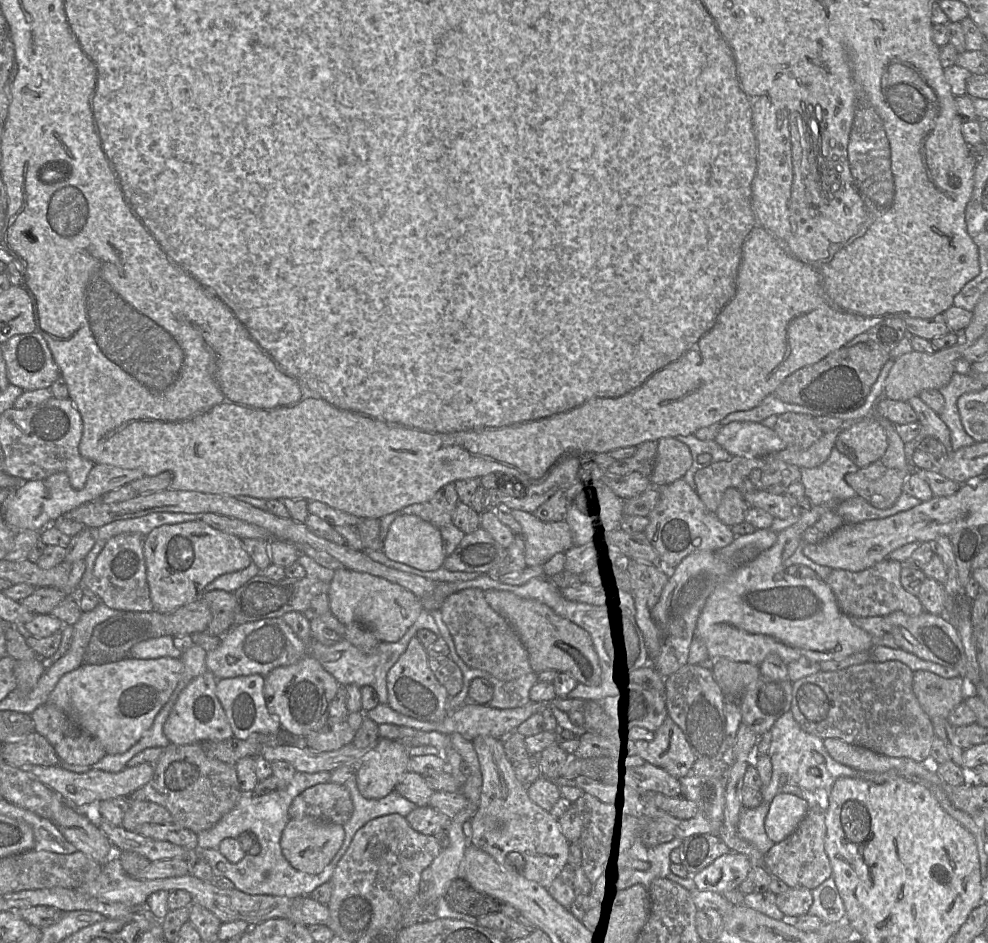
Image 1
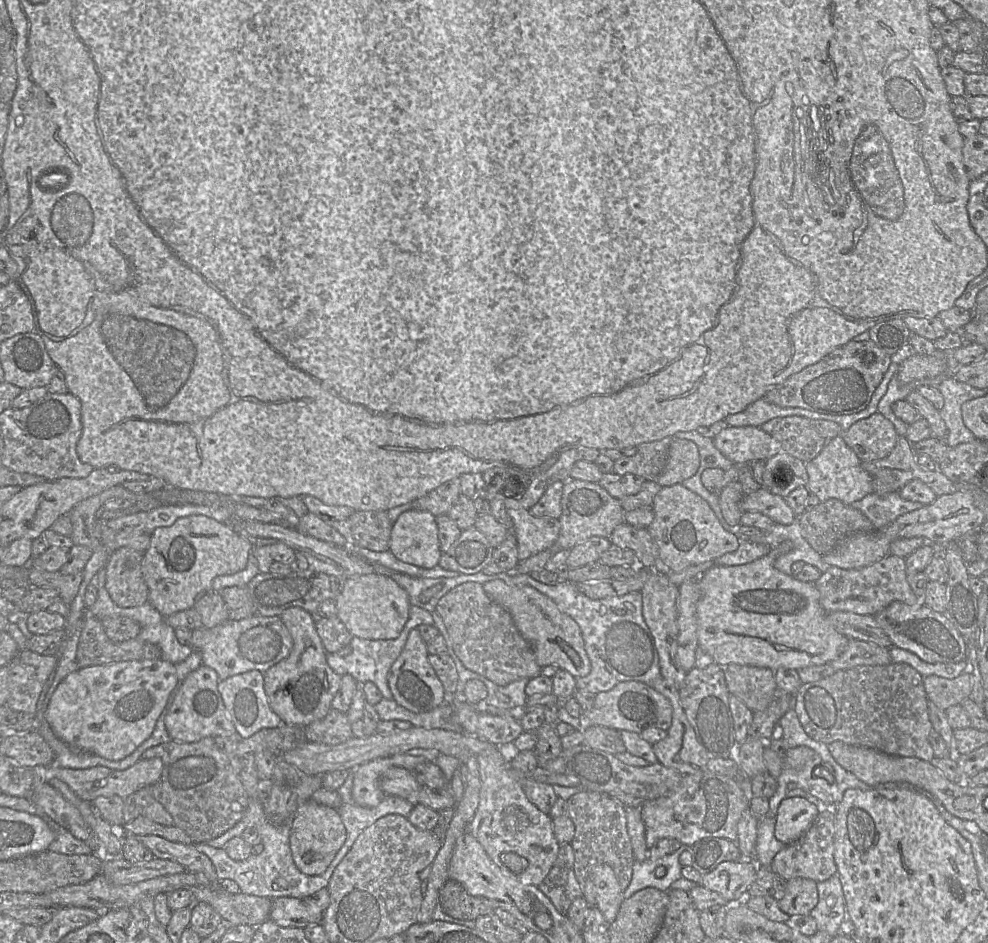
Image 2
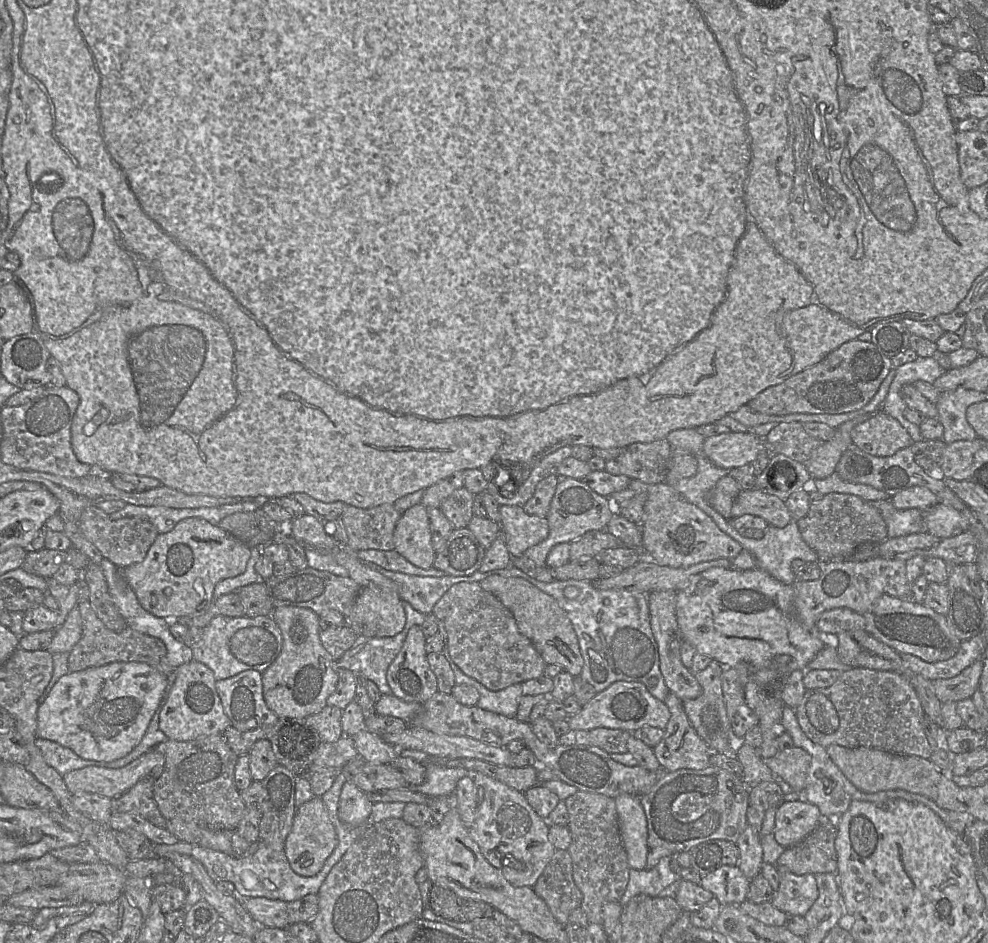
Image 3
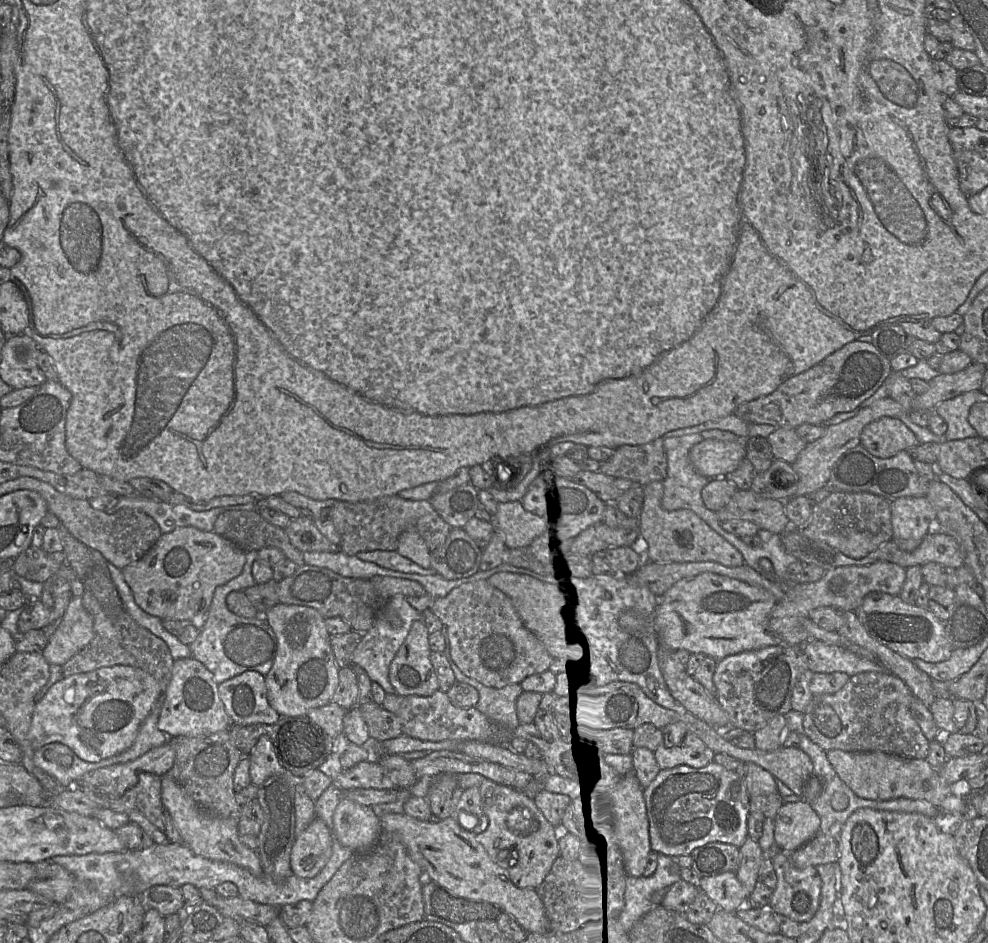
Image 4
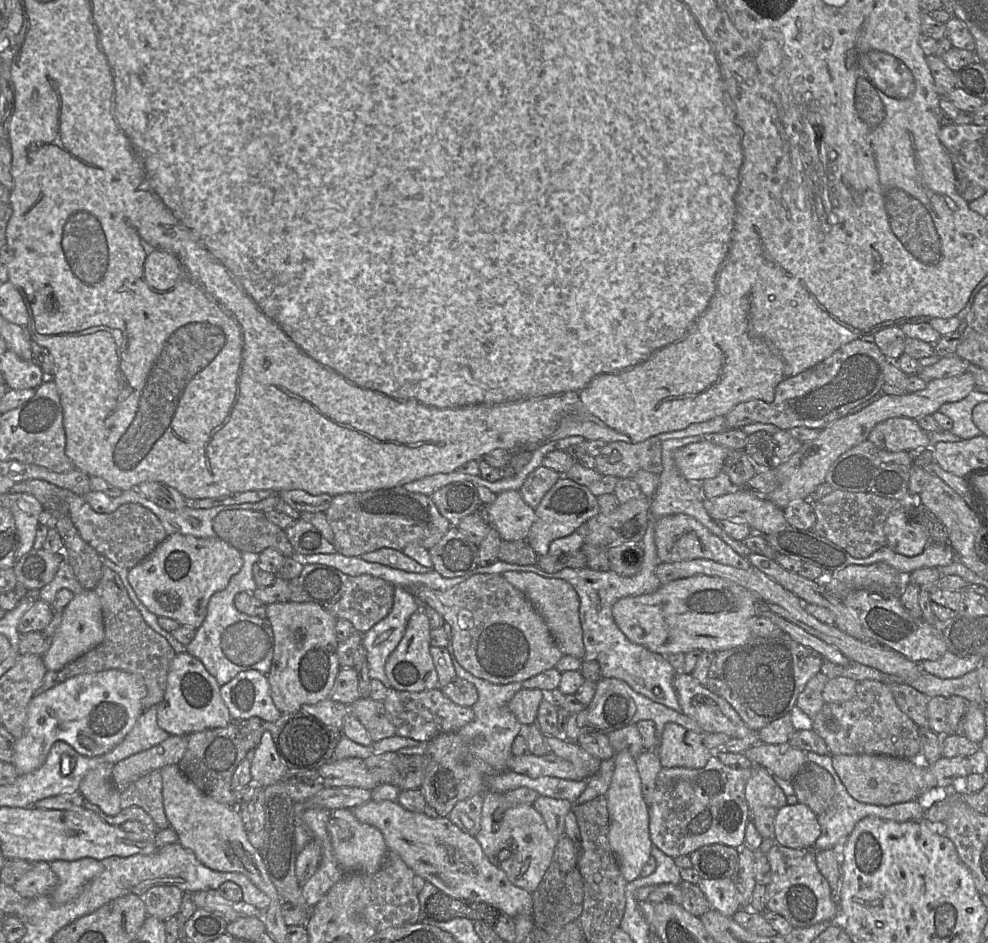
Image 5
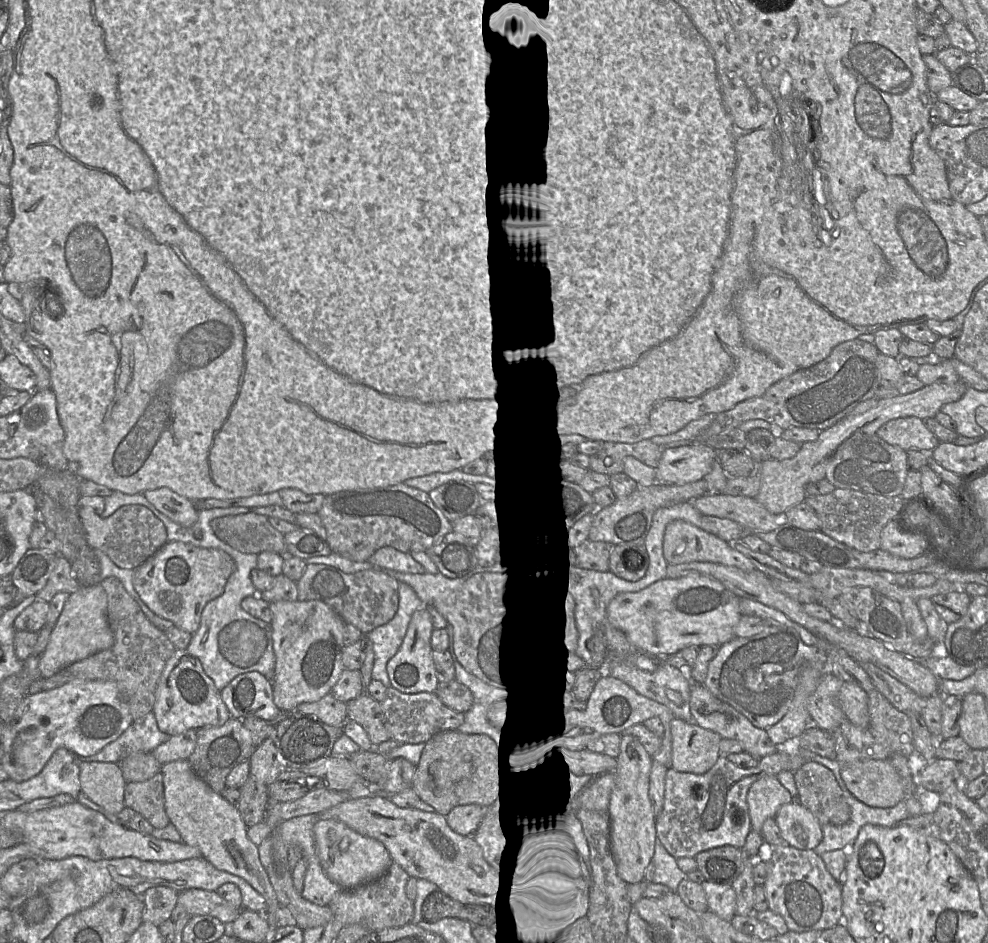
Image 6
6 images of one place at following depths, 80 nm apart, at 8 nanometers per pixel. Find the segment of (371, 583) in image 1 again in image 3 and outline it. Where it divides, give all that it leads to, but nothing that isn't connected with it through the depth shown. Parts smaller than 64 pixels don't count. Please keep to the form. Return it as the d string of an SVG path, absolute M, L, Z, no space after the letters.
M363 587L355 599L346 624L358 635L392 637L401 632L406 613L397 591Z

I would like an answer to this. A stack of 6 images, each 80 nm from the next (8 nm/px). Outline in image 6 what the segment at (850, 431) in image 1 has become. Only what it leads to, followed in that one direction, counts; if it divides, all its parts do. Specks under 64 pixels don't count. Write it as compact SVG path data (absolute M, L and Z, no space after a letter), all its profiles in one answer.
M917 417L896 418L886 422L876 435L888 444L905 451L916 449L932 452L940 443L937 437Z

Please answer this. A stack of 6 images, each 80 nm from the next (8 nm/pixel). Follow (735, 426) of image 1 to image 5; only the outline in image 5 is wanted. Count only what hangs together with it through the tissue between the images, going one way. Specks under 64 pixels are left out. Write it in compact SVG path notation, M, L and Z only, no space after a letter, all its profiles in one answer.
M702 440L679 448L674 454L674 462L685 479L701 483L722 471L730 451L726 447Z

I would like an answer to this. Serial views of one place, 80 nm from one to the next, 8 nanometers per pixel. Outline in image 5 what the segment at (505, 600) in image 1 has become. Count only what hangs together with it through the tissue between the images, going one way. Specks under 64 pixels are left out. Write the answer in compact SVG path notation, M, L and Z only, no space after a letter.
M507 571L502 576L529 600L546 623L563 655L582 660L584 658L584 645L579 619L580 599L572 585L561 579L544 578L532 572Z

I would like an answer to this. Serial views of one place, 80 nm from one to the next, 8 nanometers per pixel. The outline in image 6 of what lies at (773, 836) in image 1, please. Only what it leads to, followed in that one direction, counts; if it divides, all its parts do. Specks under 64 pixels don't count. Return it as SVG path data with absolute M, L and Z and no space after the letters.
M797 801L781 806L774 818L781 837L789 846L799 850L813 850L822 841L820 823Z

